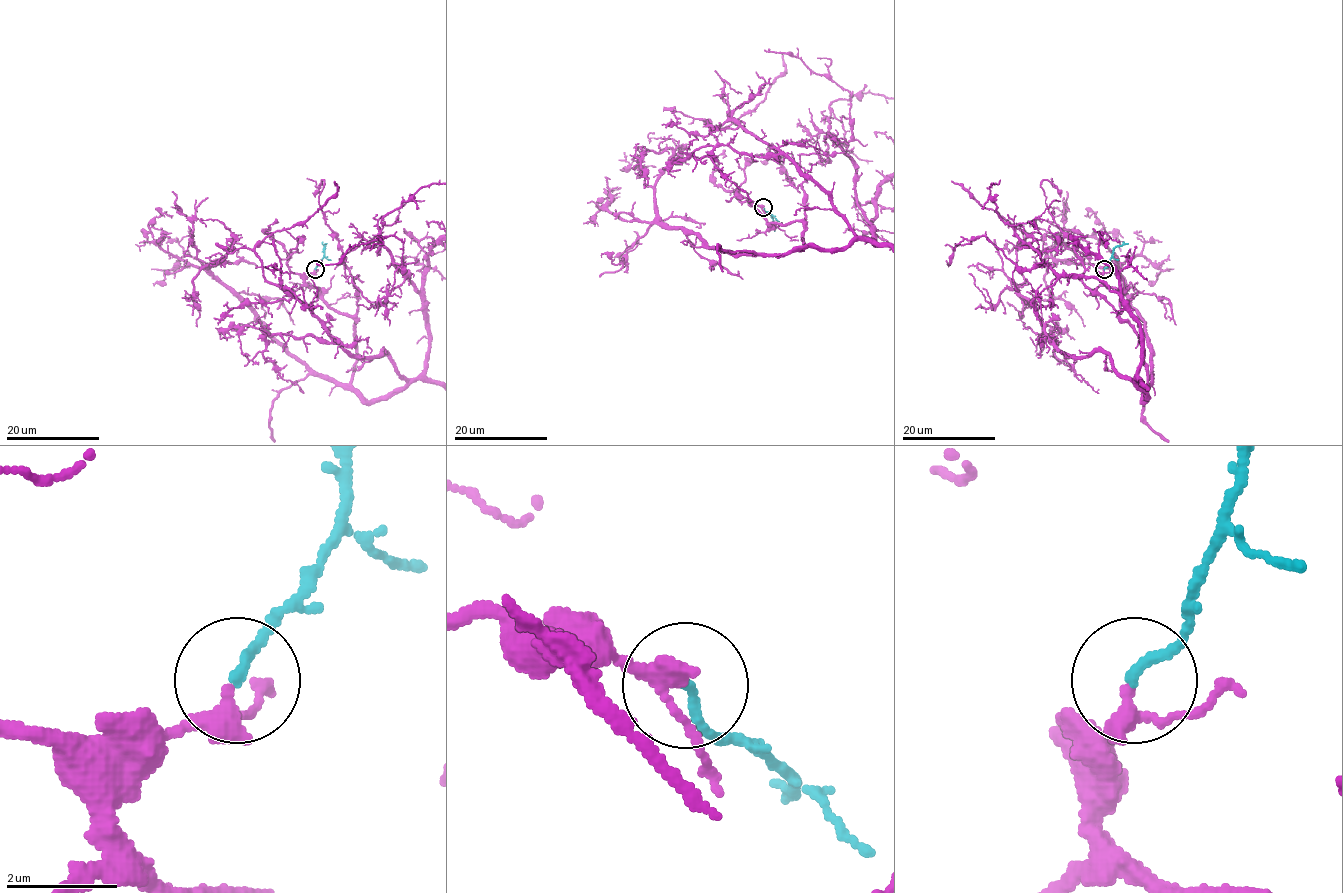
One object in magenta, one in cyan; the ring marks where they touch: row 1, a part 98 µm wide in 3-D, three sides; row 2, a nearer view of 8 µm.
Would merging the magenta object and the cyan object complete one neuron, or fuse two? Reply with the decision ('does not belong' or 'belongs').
belongs

